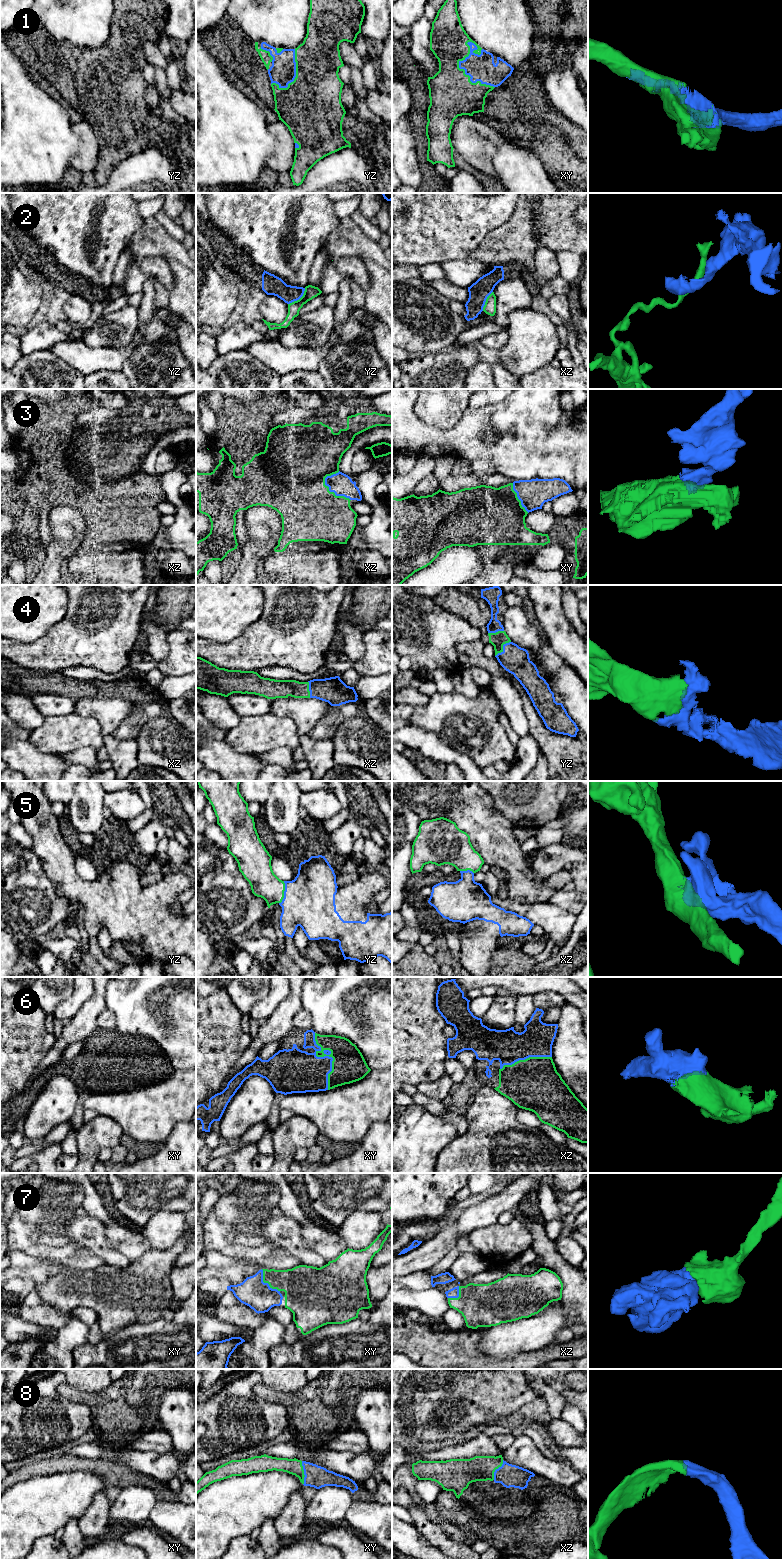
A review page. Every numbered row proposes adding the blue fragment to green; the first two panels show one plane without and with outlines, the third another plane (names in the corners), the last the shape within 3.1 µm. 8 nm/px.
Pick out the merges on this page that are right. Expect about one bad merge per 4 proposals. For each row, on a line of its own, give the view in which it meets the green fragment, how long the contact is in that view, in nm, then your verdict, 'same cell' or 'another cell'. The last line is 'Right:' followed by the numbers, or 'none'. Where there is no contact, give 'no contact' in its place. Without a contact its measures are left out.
1: meets green in xy; contact 440 nm long; same cell
2: meets green in yz; contact 190 nm long; another cell
3: meets green in xz; contact 280 nm long; same cell
4: meets green in yz; contact 180 nm long; same cell
5: meets green in yz; contact 190 nm long; same cell
6: meets green in xy; contact 460 nm long; same cell
7: meets green in xy; contact 240 nm long; same cell
8: meets green in xy; contact 190 nm long; same cell
Right: 1, 3, 4, 5, 6, 7, 8

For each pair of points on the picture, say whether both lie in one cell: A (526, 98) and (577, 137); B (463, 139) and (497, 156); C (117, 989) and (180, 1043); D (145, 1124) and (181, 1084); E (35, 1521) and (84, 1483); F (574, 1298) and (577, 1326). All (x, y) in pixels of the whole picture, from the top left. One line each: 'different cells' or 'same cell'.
A: same cell
B: different cells
C: same cell
D: same cell
E: same cell
F: same cell

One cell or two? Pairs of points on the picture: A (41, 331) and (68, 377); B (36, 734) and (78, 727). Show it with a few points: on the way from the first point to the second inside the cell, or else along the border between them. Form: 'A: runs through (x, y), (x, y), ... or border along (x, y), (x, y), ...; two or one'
A: border along (49, 348), (34, 350), (26, 354); two
B: runs through (46, 734), (68, 733); one

